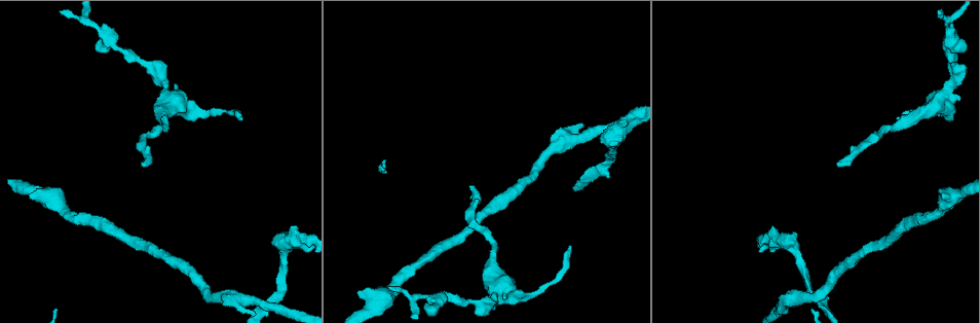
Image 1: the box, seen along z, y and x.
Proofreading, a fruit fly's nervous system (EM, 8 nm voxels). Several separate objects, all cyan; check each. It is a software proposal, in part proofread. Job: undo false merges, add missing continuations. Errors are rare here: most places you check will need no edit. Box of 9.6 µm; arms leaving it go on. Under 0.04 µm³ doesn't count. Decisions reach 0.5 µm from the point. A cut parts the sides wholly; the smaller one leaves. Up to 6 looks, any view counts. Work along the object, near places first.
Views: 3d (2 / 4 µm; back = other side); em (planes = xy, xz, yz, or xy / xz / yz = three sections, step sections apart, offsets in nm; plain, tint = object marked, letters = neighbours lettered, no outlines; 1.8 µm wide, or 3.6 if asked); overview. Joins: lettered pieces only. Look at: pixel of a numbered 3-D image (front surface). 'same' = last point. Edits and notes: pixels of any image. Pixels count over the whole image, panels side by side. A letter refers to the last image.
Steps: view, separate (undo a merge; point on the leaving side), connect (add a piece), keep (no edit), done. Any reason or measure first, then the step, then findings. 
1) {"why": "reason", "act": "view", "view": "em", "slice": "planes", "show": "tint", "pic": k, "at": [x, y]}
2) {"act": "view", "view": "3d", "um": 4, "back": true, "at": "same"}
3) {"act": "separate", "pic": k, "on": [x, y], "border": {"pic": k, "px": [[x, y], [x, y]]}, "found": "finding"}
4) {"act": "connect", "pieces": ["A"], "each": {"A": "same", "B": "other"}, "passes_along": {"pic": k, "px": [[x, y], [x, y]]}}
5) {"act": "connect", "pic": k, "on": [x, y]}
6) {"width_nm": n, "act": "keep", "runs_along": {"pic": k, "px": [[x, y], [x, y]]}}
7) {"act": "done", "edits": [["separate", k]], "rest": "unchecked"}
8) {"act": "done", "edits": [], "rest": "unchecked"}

{"act": "view", "view": "em", "slice": "xz", "step": 8, "show": "tint", "pic": 1, "at": [898, 117]}

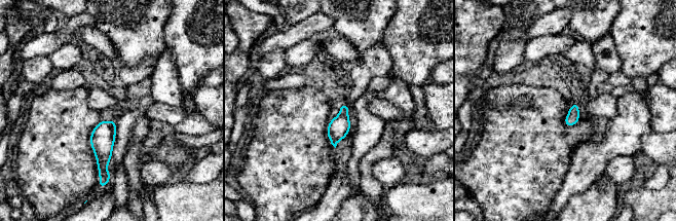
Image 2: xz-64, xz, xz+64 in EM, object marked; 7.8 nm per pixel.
{"why": "cut it another way", "act": "view", "view": "em", "slice": "yz", "step": 16, "show": "letters", "at": "same"}

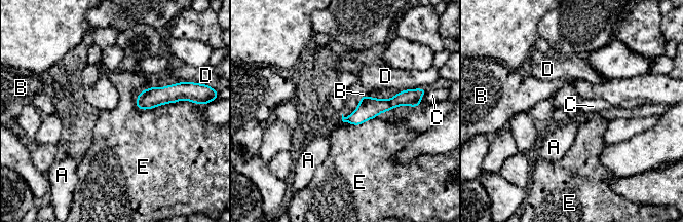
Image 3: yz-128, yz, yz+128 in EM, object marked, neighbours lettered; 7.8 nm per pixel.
{"longest_contact_nm": ["E", 380], "act": "keep", "each": {"A": "other", "B": "other", "C": "other", "D": "other", "E": "other"}, "border": {"pic": 3, "px": [[183, 99], [145, 109], [135, 104]]}, "found": "none of them fits"}

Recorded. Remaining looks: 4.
{"why": "long arm stops here", "act": "view", "view": "em", "slice": "xz", "step": 16, "show": "tint", "pic": 1, "at": [471, 186]}

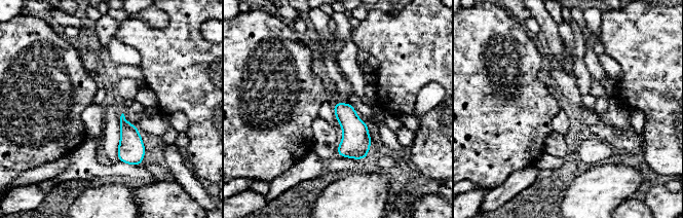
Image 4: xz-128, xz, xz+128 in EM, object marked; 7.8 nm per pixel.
{"act": "view", "view": "em", "slice": "planes", "show": "letters", "at": "same"}

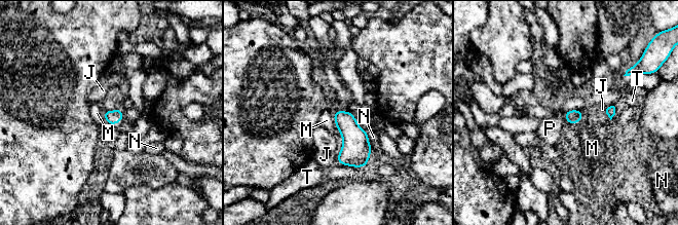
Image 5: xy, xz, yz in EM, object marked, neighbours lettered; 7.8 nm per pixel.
{"act": "connect", "pieces": ["P"], "each": {"J": "other", "M": "other", "N": "other", "P": "same", "T": "other"}, "passes_along": {"pic": 5, "px": [[355, 139], [340, 111], [337, 107]]}, "found": "it goes on there"}

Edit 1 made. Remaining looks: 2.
{"act": "done", "edits": [["connect", 5]], "rest": "unchecked"}

